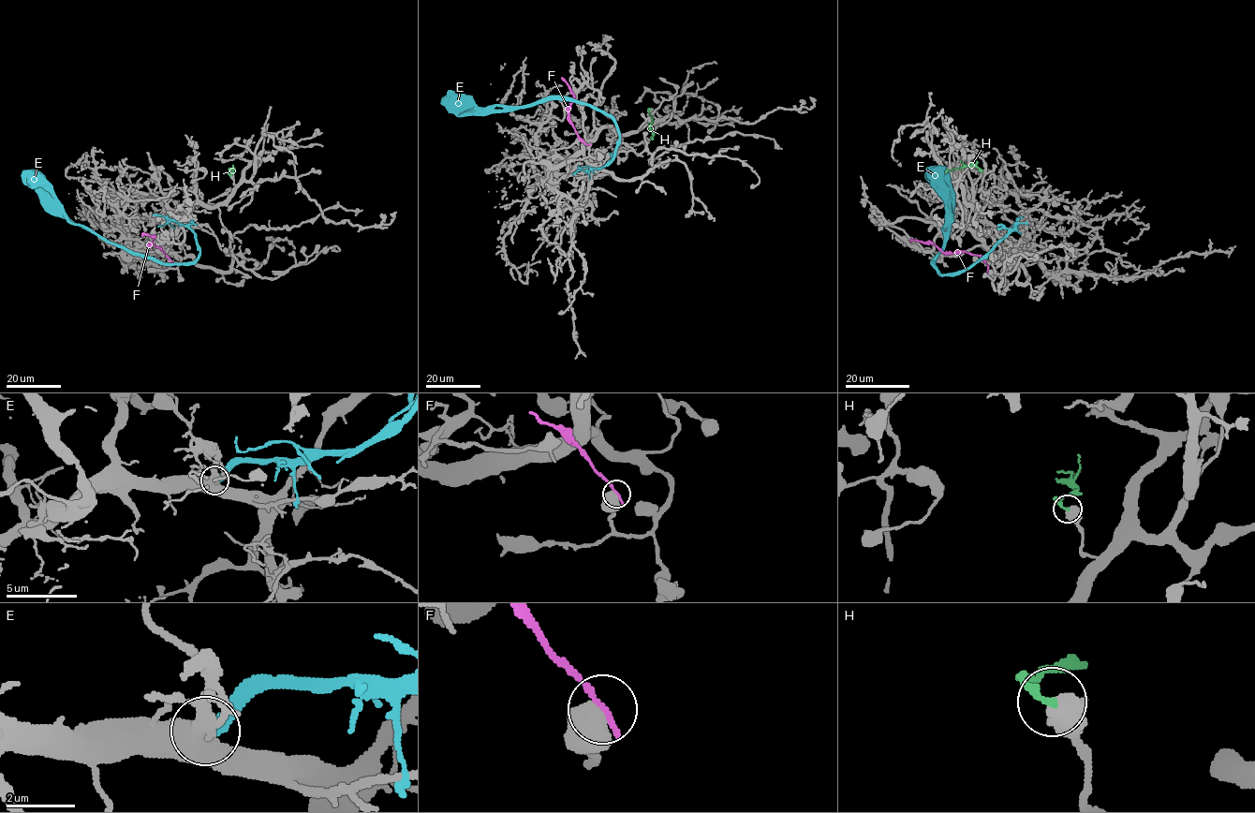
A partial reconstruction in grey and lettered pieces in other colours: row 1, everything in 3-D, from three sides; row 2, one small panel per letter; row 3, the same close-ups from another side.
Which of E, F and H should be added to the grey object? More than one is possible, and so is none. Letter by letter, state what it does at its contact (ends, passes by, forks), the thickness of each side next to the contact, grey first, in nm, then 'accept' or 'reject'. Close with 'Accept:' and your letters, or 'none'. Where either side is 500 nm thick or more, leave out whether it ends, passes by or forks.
E: it ends there; 440 nm thick on the grey side, 400 nm on the other; reject
F: 650 nm thick on the grey side, 190 nm on the other; reject
H: 650 nm thick on the grey side, 200 nm on the other; reject
Accept: none

